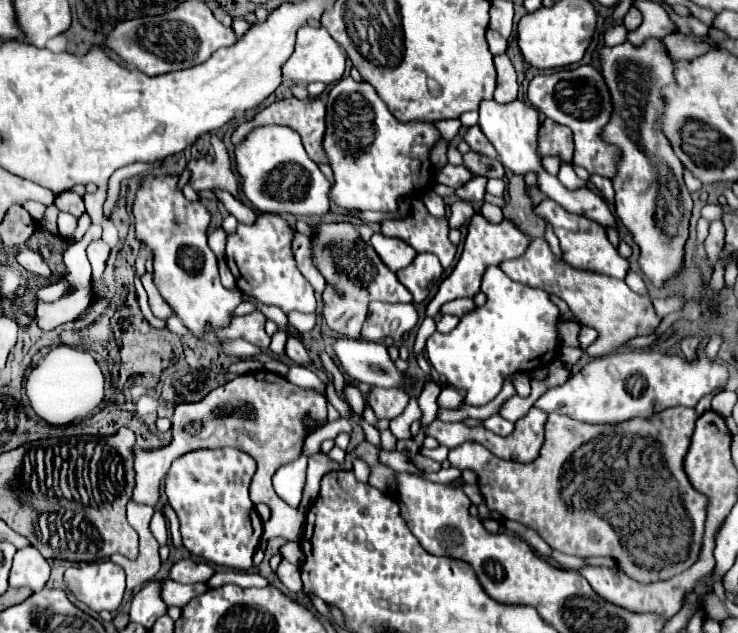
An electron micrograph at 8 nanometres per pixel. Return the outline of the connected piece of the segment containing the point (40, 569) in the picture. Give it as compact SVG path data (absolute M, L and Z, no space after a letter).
M35 547L17 549L9 573L9 586L29 587L31 591L39 591L47 583L49 571L51 571L49 563L41 557L41 553Z

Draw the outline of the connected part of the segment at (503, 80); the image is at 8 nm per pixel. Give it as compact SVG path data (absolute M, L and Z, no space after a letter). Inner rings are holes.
M495 55L495 67L497 67L497 89L495 89L495 101L497 103L511 103L517 99L517 75L515 69L509 61L509 57L503 55Z

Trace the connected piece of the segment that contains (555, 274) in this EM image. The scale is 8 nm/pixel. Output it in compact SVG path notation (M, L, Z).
M533 239L531 245L525 249L523 257L503 261L499 267L503 267L503 273L523 285L529 287L541 287L547 293L557 295L563 299L571 313L577 317L577 321L583 327L597 329L599 337L585 349L591 357L603 357L619 349L619 345L627 343L629 339L637 335L651 335L657 331L661 317L655 313L651 305L651 297L647 293L639 295L625 281L619 281L609 275L593 273L593 271L581 271L565 261L555 261L549 245L545 239Z

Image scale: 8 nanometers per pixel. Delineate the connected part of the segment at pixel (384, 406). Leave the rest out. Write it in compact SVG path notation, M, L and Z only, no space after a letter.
M371 389L367 399L377 419L395 419L405 409L403 389Z

